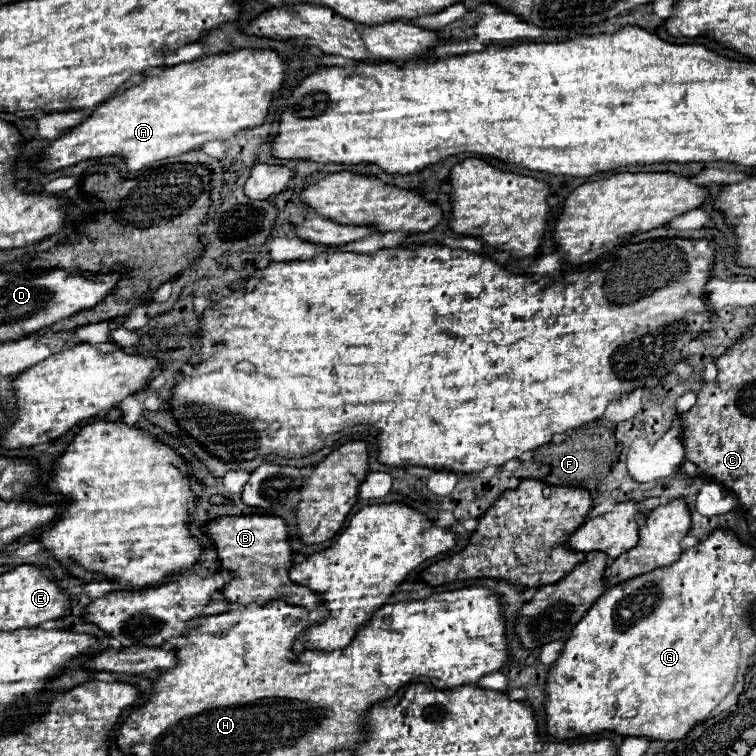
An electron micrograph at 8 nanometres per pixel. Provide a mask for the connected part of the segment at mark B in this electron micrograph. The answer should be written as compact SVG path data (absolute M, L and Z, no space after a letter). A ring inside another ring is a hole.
M250 514L236 518L222 516L212 520L206 532L218 548L218 558L222 566L234 574L232 582L222 588L222 594L230 602L248 606L248 604L266 604L270 600L282 598L290 604L300 604L306 608L324 606L322 596L316 596L318 592L312 592L310 588L292 582L288 576L294 564L292 560L294 552L290 546L286 522L280 516L272 516L272 514Z

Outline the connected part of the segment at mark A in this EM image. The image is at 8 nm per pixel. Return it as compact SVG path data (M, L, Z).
M240 48L234 52L202 56L198 60L182 62L172 68L162 68L160 74L146 76L140 84L116 94L112 100L106 100L90 114L90 118L86 118L86 122L82 122L72 132L54 140L46 148L46 154L38 164L38 168L42 172L52 172L78 164L82 160L118 154L126 160L128 172L138 172L144 166L150 166L164 158L196 150L210 140L228 140L238 132L252 130L264 124L270 104L274 102L274 96L282 88L286 70L288 70L288 60L270 48L264 50Z

